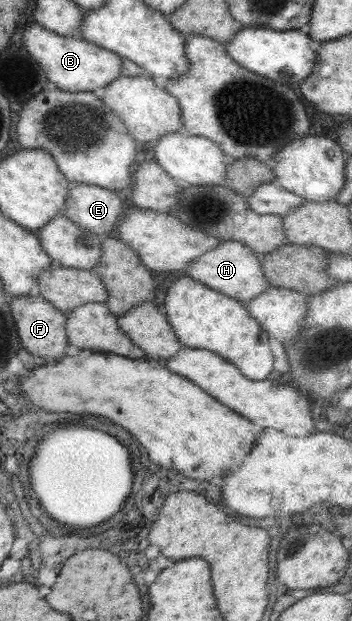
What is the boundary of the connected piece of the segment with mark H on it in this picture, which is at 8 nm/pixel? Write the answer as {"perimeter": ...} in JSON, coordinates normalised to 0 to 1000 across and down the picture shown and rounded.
{"perimeter":[[[631,388],[602,403],[554,415],[517,436],[528,438],[528,444],[545,446],[551,452],[688,490],[727,480],[764,462],[759,448],[741,433],[736,409],[722,407],[713,399],[682,388]]]}

